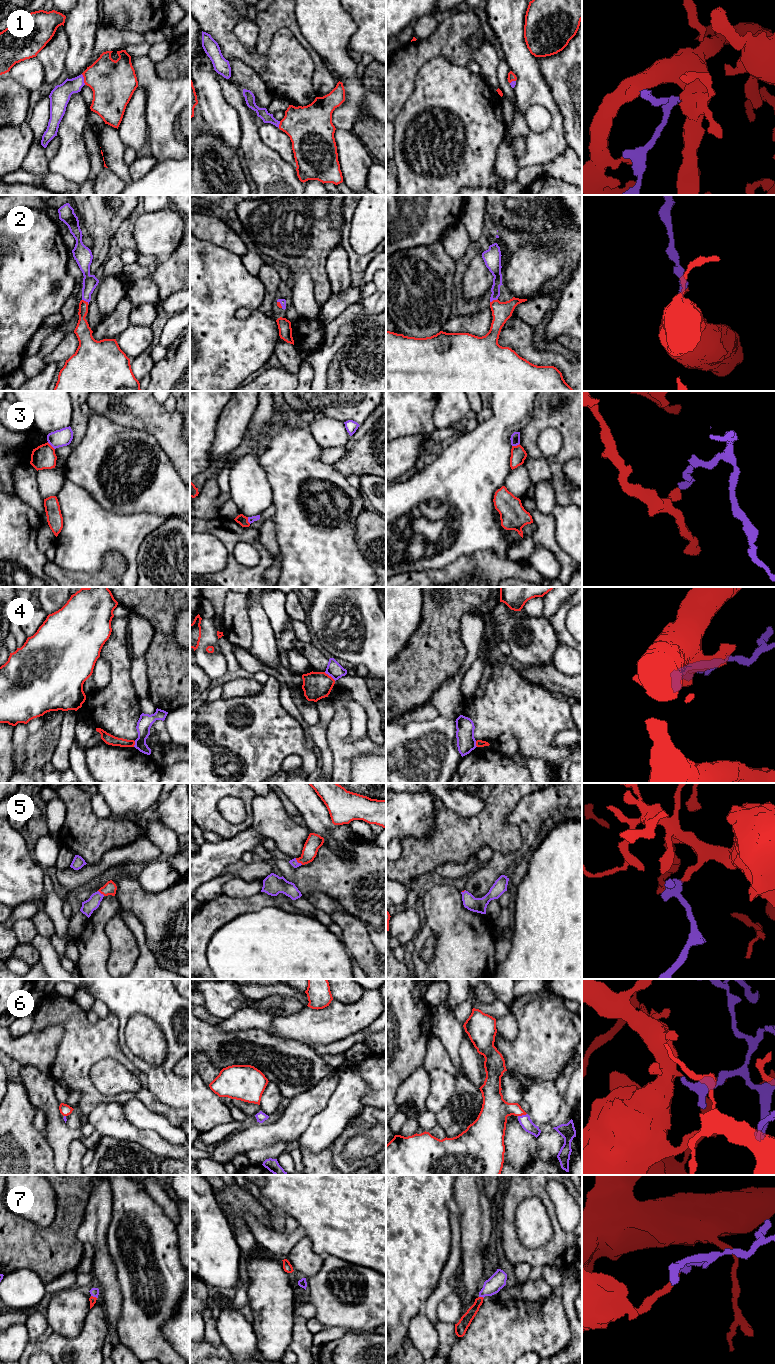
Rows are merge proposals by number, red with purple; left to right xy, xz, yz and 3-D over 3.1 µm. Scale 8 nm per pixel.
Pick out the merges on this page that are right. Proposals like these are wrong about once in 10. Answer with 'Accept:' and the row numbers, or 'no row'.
Accept: 1, 2, 5, 6, 7

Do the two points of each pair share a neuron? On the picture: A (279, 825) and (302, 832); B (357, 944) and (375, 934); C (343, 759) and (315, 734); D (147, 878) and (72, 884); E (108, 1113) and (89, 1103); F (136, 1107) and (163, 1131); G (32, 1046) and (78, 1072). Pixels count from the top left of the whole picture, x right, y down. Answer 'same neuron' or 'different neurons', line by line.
A: same neuron
B: different neurons
C: different neurons
D: different neurons
E: different neurons
F: same neuron
G: different neurons

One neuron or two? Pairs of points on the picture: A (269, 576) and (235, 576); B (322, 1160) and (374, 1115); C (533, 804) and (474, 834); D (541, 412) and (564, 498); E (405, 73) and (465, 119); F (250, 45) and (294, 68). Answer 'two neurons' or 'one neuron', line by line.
A: two neurons
B: two neurons
C: two neurons
D: one neuron
E: two neurons
F: two neurons

